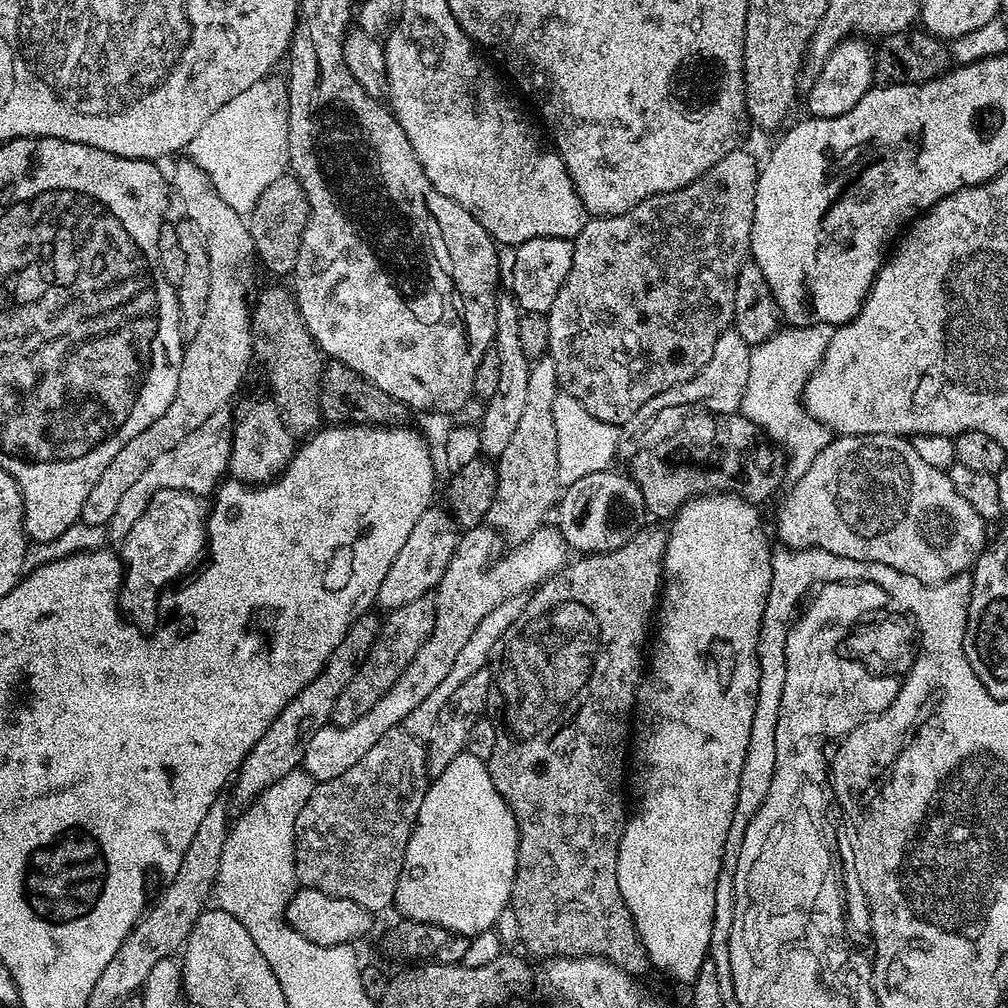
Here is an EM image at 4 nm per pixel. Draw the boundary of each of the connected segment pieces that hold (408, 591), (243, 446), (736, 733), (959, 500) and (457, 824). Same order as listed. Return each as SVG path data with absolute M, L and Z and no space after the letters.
M439 506L427 508L422 517L414 522L406 543L387 570L377 594L378 604L384 607L385 611L392 611L398 606L404 606L407 602L416 601L431 593L446 570L456 549L458 525L443 507L440 508Z
M250 400L244 403L237 416L234 416L232 425L228 472L235 481L252 486L269 483L279 476L292 460L296 449L295 439L282 426L280 415L277 414L276 407L271 401Z
M705 492L686 501L675 516L671 517L672 528L667 529L668 541L664 551L664 575L658 597L658 619L654 624L654 639L646 660L640 686L636 689L634 705L634 732L630 740L630 768L636 771L636 813L627 817L624 833L618 846L618 888L640 936L642 946L653 969L665 972L672 980L681 980L684 986L691 985L693 978L702 970L702 962L709 959L710 930L714 926L714 894L718 886L718 874L724 857L726 834L730 834L730 822L734 822L734 806L738 802L738 782L742 778L742 762L746 762L746 750L750 746L750 726L754 722L754 706L760 685L760 660L756 657L758 630L762 622L762 610L770 594L772 577L773 545L768 545L764 533L761 509L744 500L734 492Z
M866 434L865 436L842 436L837 435L829 439L828 444L810 462L810 466L795 481L796 484L784 496L780 509L776 512L776 536L779 543L785 548L821 548L830 554L838 554L842 558L854 558L858 562L882 562L882 566L894 566L894 570L902 570L902 574L910 574L918 578L924 584L945 584L956 576L965 575L975 565L976 559L986 547L984 540L984 528L986 522L975 510L970 510L970 505L954 490L954 482L950 482L947 471L942 468L930 466L914 450L912 440L902 436L891 436L890 434Z
M467 750L460 752L458 758L429 783L420 809L424 812L424 882L420 882L420 878L399 877L395 911L400 911L403 919L430 922L442 926L449 934L457 932L465 938L495 929L498 914L509 907L512 899L520 835L510 806L490 778L487 763L474 758Z

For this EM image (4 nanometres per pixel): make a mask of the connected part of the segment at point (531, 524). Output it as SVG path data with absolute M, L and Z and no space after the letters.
M545 354L536 360L530 367L530 383L526 389L526 406L522 409L522 418L518 426L514 426L514 435L510 437L510 443L506 450L495 461L496 465L496 493L490 502L490 508L486 517L487 523L495 528L501 537L508 542L525 540L532 532L537 532L545 523L544 515L553 511L558 500L558 438L554 430L554 414L552 407L558 395L556 382L556 364L552 357Z

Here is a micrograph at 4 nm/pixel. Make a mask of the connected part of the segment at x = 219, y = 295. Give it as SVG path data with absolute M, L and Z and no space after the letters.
M187 158L177 159L174 176L170 180L170 188L180 199L180 204L184 207L183 215L192 221L201 238L204 239L206 254L208 255L208 285L210 294L206 302L206 314L202 314L202 322L198 330L191 333L184 349L182 366L178 370L178 390L174 390L174 402L166 406L166 414L162 418L154 418L142 434L130 438L118 454L110 461L110 466L102 470L102 478L94 482L94 490L90 490L90 495L86 497L86 506L82 506L80 520L86 524L107 525L108 519L118 510L118 498L130 490L130 485L138 482L138 477L151 466L166 450L174 450L186 434L194 434L210 414L221 411L225 407L224 403L235 394L240 388L240 382L248 370L248 363L254 360L254 341L252 339L252 314L250 311L250 296L248 300L248 263L254 260L254 242L248 229L248 222L245 217L240 216L230 206L226 206L225 200L218 195L218 190L214 190L214 182L206 178L206 174L198 167L193 160Z

